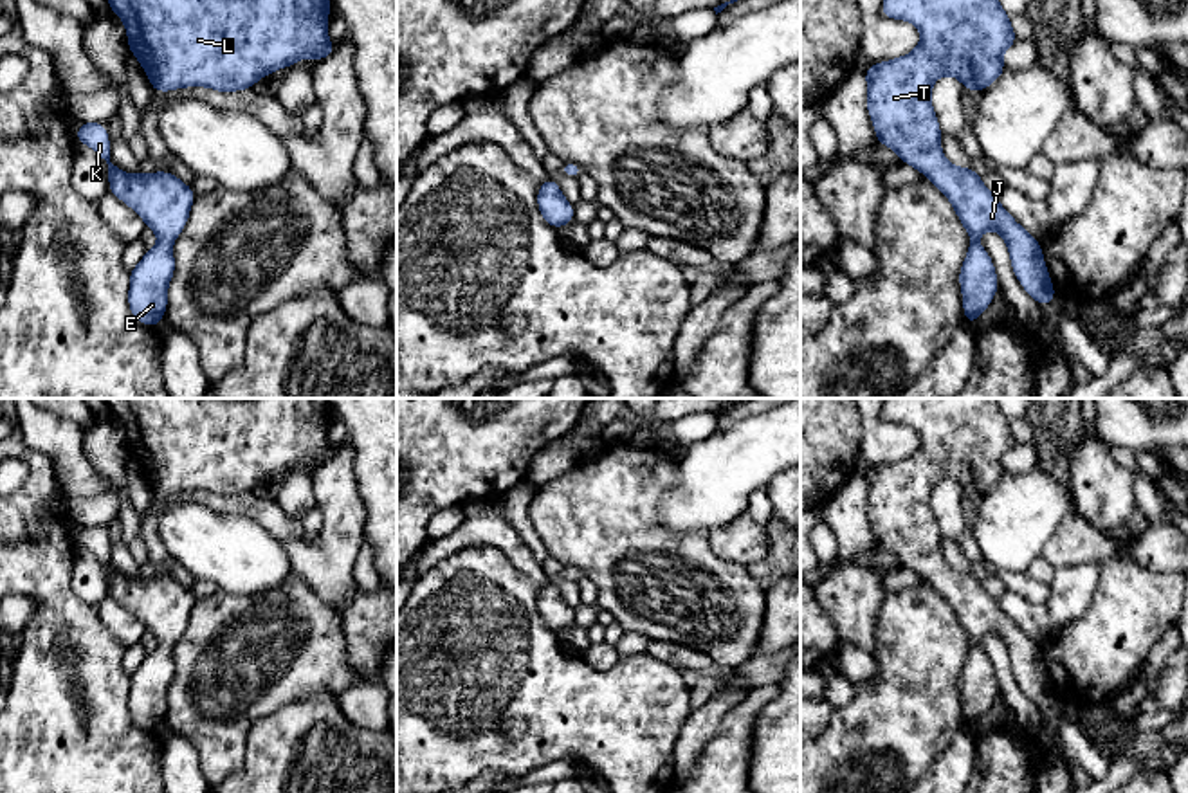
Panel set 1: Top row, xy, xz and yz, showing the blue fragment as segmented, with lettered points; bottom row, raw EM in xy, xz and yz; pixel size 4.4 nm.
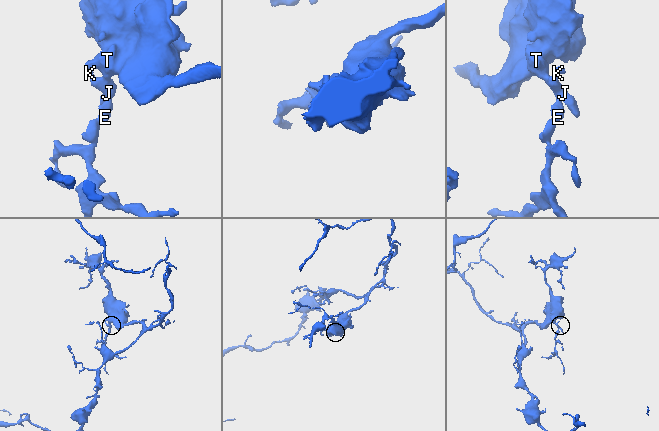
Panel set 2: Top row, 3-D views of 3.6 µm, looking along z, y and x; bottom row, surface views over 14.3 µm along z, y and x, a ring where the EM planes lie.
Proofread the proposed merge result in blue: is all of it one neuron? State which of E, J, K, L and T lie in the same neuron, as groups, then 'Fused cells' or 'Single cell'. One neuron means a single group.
Groups: E J K L T. Single cell

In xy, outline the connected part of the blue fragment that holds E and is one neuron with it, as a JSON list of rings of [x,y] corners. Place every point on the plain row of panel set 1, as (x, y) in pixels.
[[[81,526],[76,544],[90,550],[105,564],[108,597],[132,611],[159,640],[159,647],[130,674],[128,694],[132,719],[157,732],[164,723],[168,688],[175,678],[173,645],[186,631],[196,598],[169,575],[130,579],[119,573],[110,562],[110,542],[103,526]]]

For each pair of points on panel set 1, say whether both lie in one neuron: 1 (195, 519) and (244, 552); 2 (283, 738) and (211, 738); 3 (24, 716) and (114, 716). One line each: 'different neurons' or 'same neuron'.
1: same neuron
2: different neurons
3: same neuron

